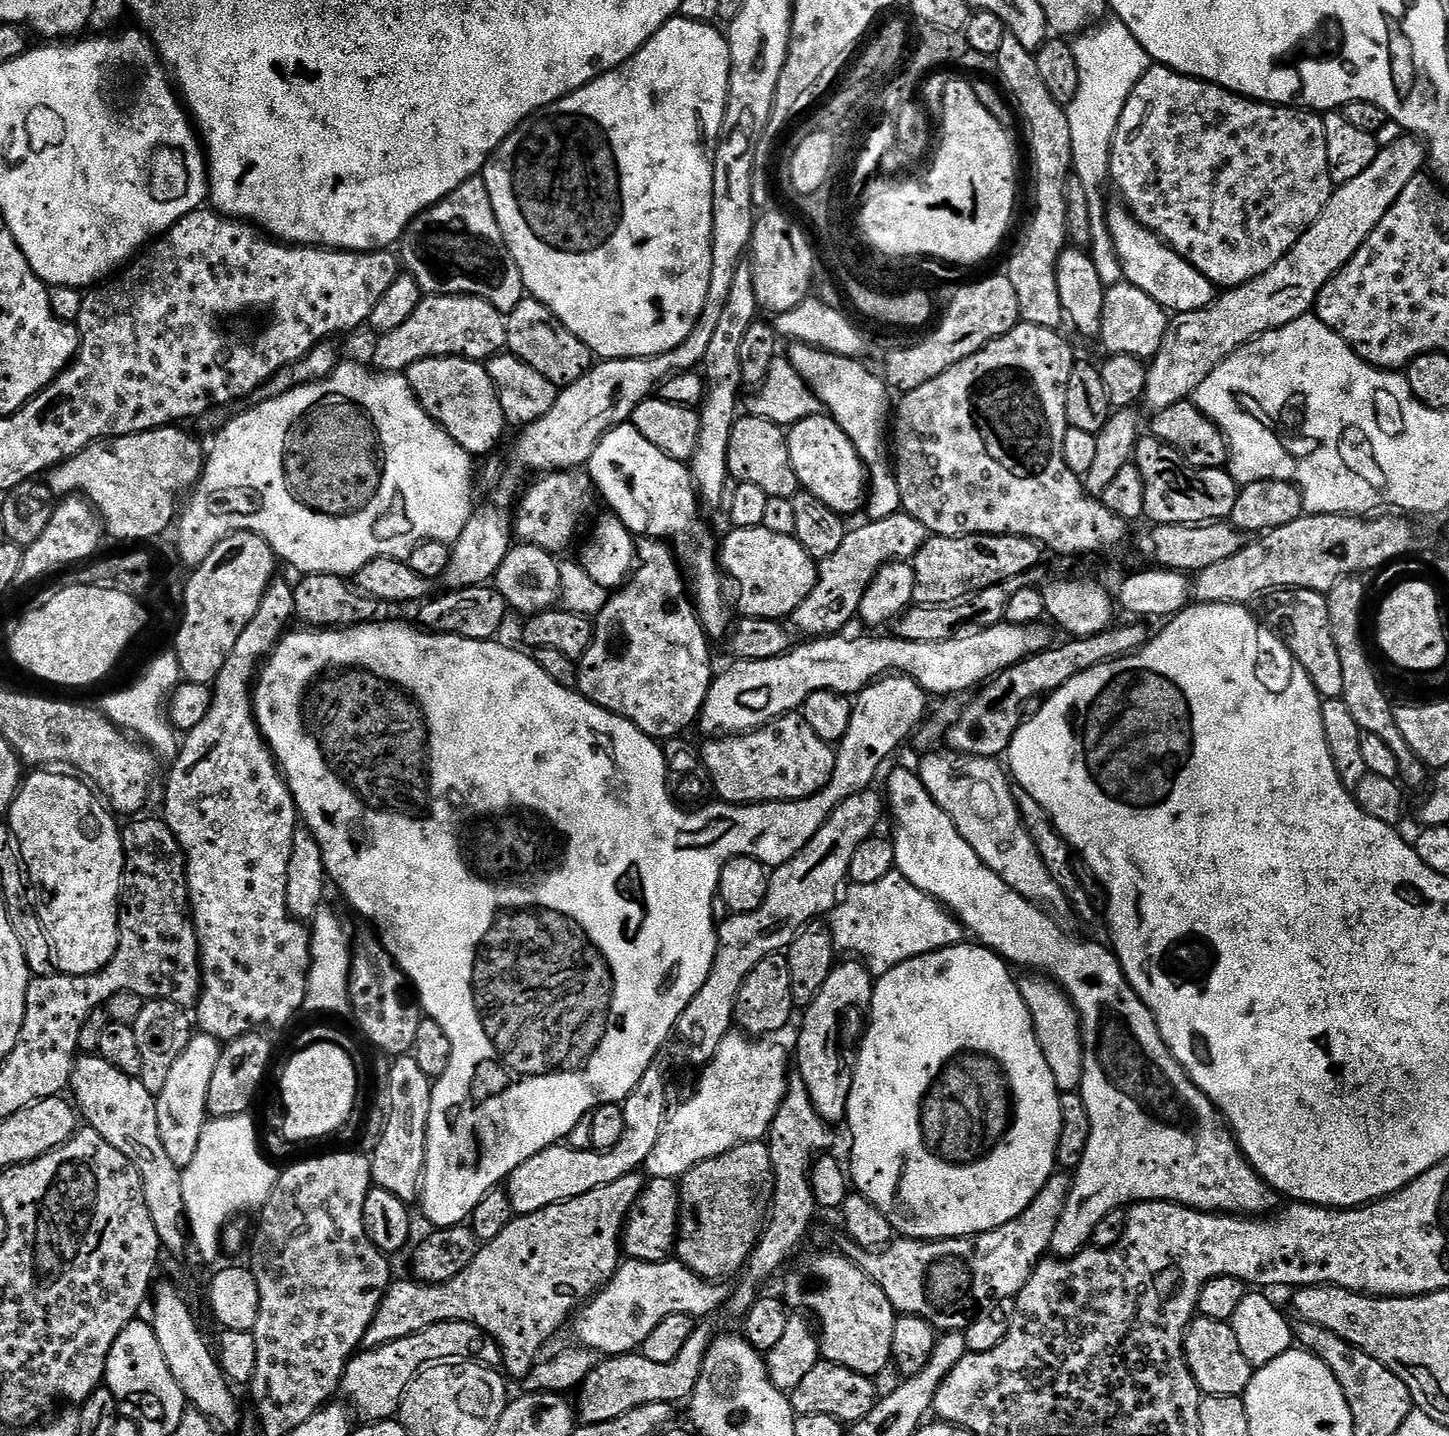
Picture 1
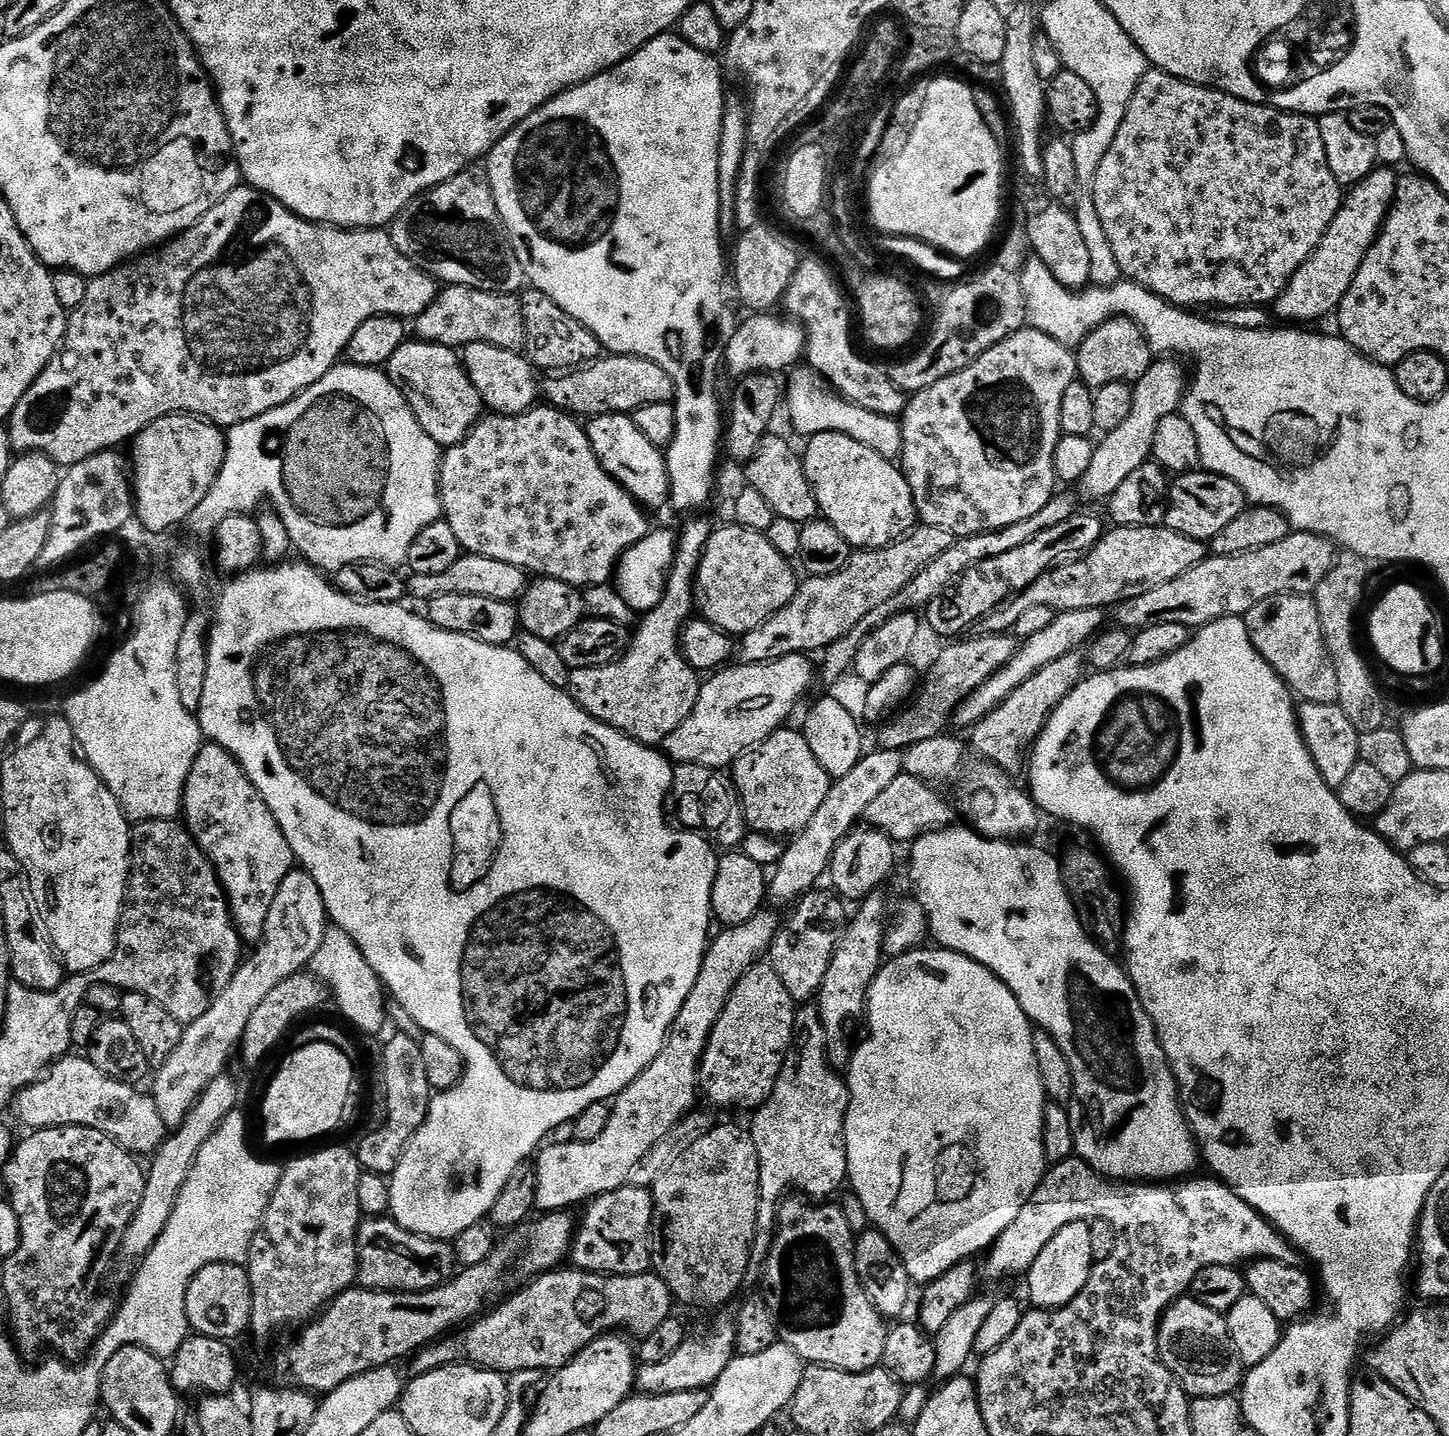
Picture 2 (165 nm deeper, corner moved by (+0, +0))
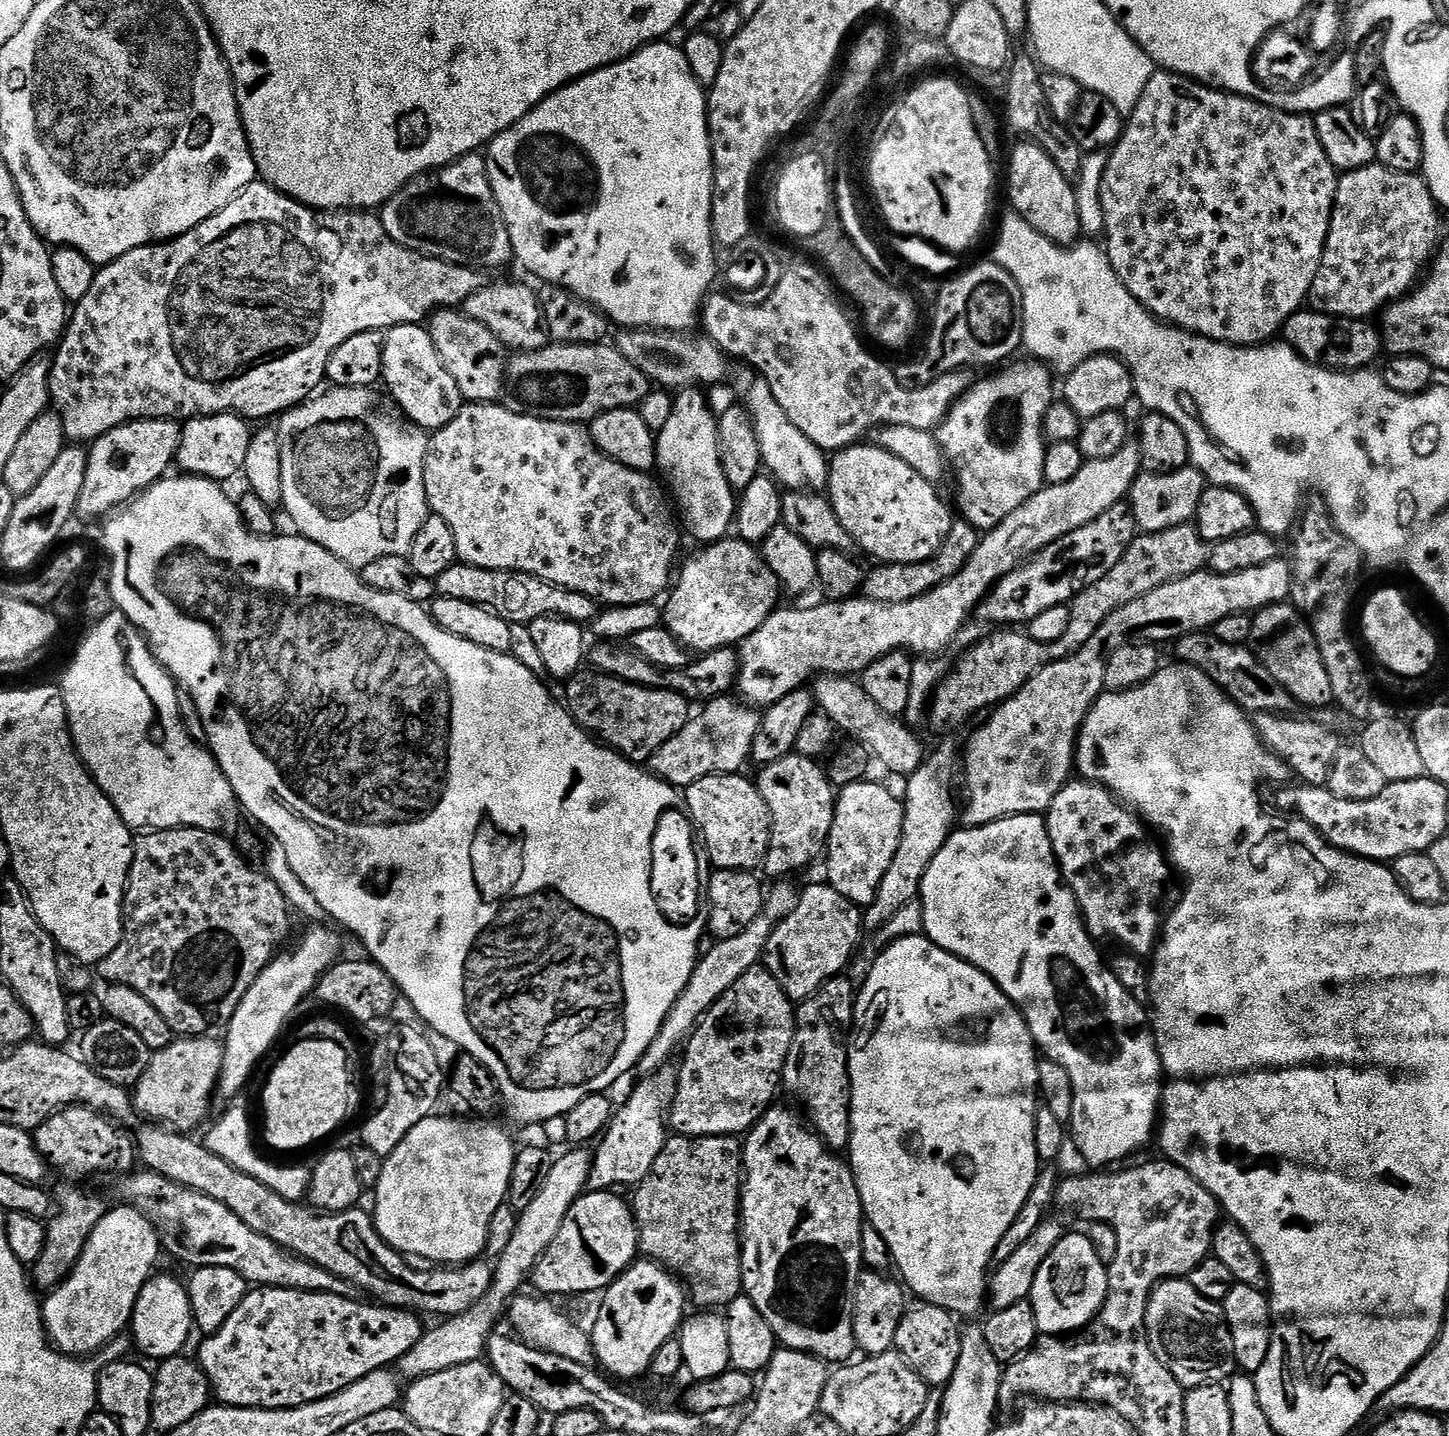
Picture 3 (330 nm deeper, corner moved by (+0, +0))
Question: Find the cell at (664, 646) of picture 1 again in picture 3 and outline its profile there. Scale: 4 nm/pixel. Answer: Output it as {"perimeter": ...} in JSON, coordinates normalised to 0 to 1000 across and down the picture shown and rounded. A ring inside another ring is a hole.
{"perimeter":[[[398,469],[391,474],[392,487],[391,487],[391,492],[392,497],[398,501],[398,504],[406,513],[424,522],[424,524],[431,526],[433,529],[436,530],[438,532],[444,533],[445,531],[449,530],[450,526],[460,517],[462,517],[462,514],[465,514],[465,511],[468,511],[476,500],[476,495],[475,496],[476,489],[471,483],[444,479],[440,476],[435,476],[433,474],[426,474],[424,471],[416,469],[403,470]]]}

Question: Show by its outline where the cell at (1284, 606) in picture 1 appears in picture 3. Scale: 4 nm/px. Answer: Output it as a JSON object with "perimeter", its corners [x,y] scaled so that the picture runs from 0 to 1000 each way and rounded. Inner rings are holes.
{"perimeter":[[[891,419],[885,421],[875,421],[869,424],[864,429],[864,442],[863,444],[863,451],[865,456],[879,469],[882,478],[885,478],[894,486],[895,491],[900,490],[903,494],[916,493],[920,490],[919,481],[918,481],[918,471],[915,469],[915,463],[912,461],[912,455],[910,453],[910,447],[905,441],[905,434],[894,424],[894,421]]]}

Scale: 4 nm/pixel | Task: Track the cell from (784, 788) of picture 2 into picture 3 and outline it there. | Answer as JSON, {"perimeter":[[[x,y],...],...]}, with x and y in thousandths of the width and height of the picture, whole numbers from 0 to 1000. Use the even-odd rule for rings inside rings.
{"perimeter":[[[547,525],[542,528],[537,528],[537,531],[531,531],[524,536],[524,541],[521,541],[520,545],[526,553],[526,558],[529,558],[530,565],[530,593],[527,595],[526,607],[528,611],[533,610],[533,614],[538,614],[547,611],[549,607],[558,604],[563,598],[568,597],[571,587],[571,578],[574,575],[574,564],[576,562],[576,547],[571,542],[571,538],[565,535],[564,530],[560,526]]]}

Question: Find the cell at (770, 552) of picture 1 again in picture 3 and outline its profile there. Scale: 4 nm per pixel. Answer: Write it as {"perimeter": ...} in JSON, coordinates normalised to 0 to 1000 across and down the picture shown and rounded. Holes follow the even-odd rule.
{"perimeter":[[[500,375],[496,376],[493,379],[484,381],[484,384],[481,386],[478,390],[475,390],[469,396],[468,400],[465,404],[465,409],[463,410],[462,414],[460,416],[461,421],[459,420],[457,423],[457,435],[462,439],[462,442],[465,442],[465,444],[468,444],[468,447],[471,448],[478,455],[488,455],[496,453],[496,451],[504,451],[510,450],[516,443],[520,442],[520,439],[523,439],[523,436],[526,436],[526,433],[529,433],[529,430],[531,430],[531,428],[535,426],[537,421],[539,420],[538,415],[540,416],[540,410],[537,403],[534,400],[534,397],[531,397],[531,394],[528,391],[524,381],[516,379],[514,376],[510,375]]]}

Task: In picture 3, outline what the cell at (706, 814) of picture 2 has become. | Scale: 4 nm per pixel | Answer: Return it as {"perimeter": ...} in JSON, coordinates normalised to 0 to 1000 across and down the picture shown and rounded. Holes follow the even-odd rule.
{"perimeter":[[[495,539],[493,540],[488,540],[484,542],[482,545],[479,545],[475,549],[471,552],[471,560],[475,562],[475,568],[478,570],[479,576],[483,579],[482,581],[482,587],[484,588],[485,593],[491,598],[491,604],[494,606],[499,606],[501,607],[519,607],[520,606],[524,605],[527,601],[527,595],[530,593],[530,575],[531,573],[530,570],[530,565],[529,564],[529,558],[526,558],[526,553],[522,550],[521,545],[518,542],[516,543],[513,539]]]}

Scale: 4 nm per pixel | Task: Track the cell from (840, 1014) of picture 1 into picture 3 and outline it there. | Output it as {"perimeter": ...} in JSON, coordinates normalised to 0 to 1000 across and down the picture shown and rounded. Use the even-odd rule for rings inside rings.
{"perimeter":[[[651,518],[646,524],[641,526],[633,538],[626,541],[627,546],[622,551],[624,572],[620,591],[617,592],[617,597],[614,600],[614,606],[609,611],[606,617],[606,623],[603,628],[598,630],[595,638],[597,647],[605,648],[616,639],[623,632],[631,627],[635,623],[636,611],[645,600],[645,595],[650,592],[650,589],[658,579],[657,568],[660,568],[661,563],[657,561],[657,542],[661,540],[661,521],[657,518]]]}

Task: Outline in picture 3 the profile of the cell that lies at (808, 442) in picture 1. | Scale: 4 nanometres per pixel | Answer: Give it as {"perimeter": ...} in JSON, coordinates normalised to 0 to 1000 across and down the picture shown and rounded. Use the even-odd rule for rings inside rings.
{"perimeter":[[[599,308],[580,313],[573,318],[571,324],[570,345],[576,352],[576,358],[578,358],[578,364],[584,366],[584,372],[589,375],[591,382],[594,385],[596,384],[598,386],[602,387],[607,393],[639,391],[643,387],[646,386],[658,364],[658,354],[654,354],[649,349],[646,340],[647,338],[644,335],[636,333],[636,330],[628,327],[628,325],[622,322],[622,319],[617,319],[617,316]]]}

